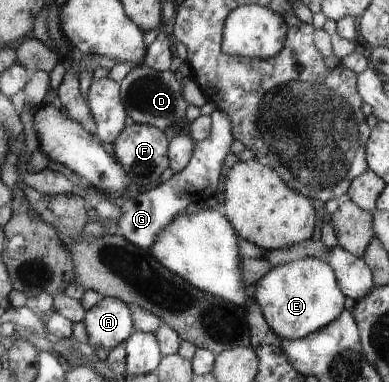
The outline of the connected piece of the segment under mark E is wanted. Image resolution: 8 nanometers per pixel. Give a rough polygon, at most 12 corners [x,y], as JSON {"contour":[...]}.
{"contour":[[323,259],[253,284],[269,329],[296,340],[330,325],[346,295]]}

